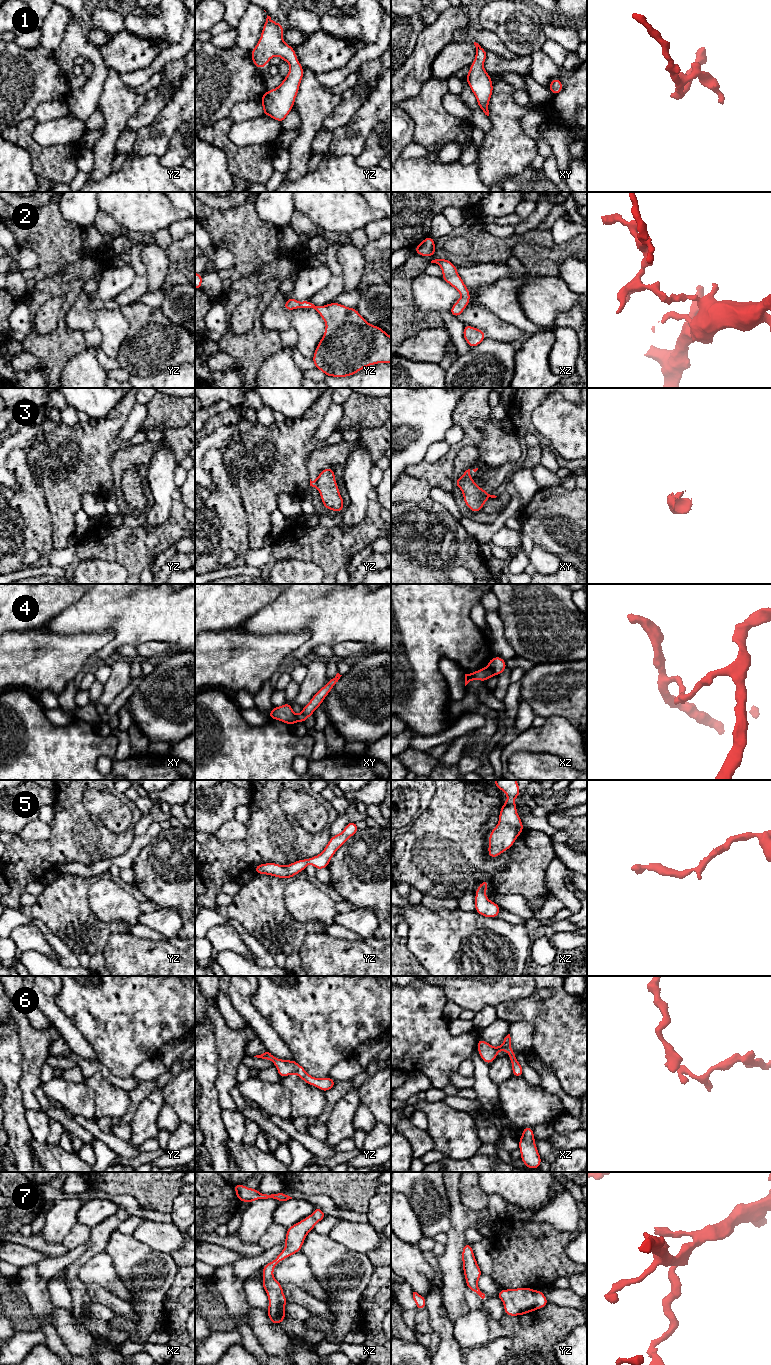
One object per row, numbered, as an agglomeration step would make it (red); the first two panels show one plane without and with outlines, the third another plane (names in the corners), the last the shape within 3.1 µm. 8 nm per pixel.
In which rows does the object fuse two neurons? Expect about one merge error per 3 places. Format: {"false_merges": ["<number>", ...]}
{"false_merges": ["3", "4"]}

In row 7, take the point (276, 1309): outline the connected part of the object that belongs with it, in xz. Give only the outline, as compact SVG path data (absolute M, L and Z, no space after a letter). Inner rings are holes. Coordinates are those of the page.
M315 1206L315 1210L311 1215L287 1228L287 1234L284 1241L286 1244L285 1249L282 1250L273 1261L267 1263L262 1268L262 1286L268 1296L269 1305L267 1314L272 1324L281 1325L282 1321L286 1318L285 1305L287 1303L282 1284L274 1278L273 1270L279 1262L301 1251L307 1234L326 1216L327 1215L319 1207Z

